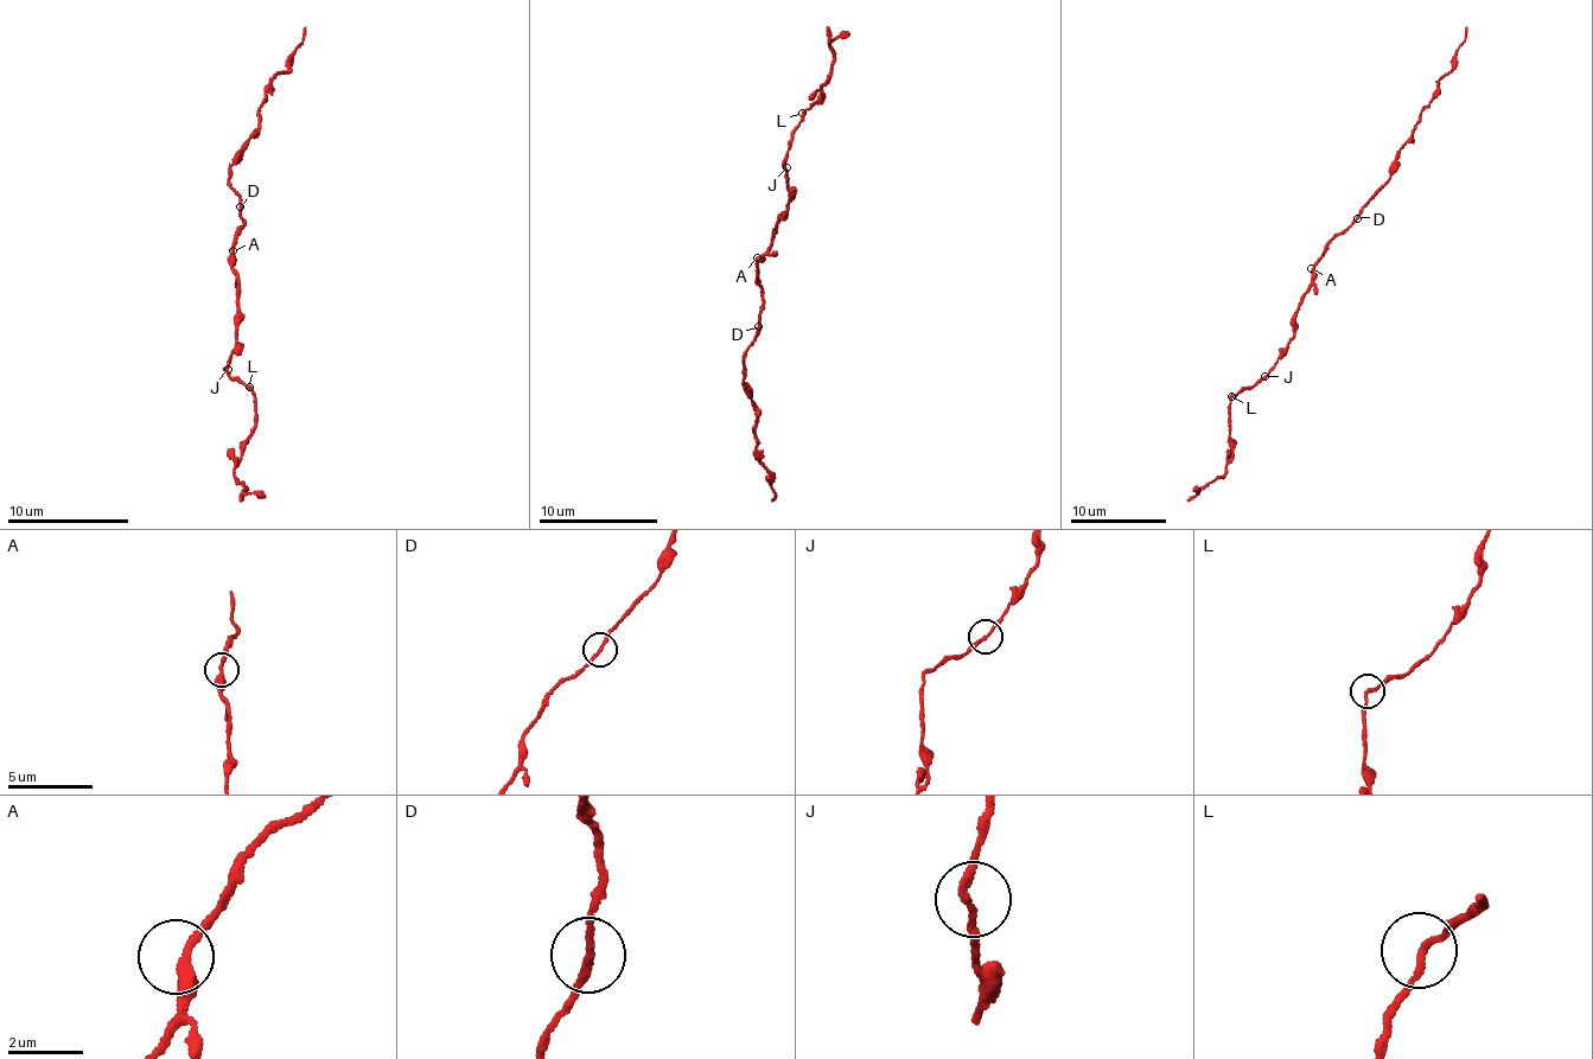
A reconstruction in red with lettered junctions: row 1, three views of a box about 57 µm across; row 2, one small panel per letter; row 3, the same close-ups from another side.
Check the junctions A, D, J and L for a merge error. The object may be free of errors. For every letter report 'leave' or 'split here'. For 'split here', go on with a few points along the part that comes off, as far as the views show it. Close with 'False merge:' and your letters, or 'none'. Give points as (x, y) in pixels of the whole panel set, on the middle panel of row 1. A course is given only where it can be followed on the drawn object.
A: leave
D: leave
J: leave
L: leave
False merge: none

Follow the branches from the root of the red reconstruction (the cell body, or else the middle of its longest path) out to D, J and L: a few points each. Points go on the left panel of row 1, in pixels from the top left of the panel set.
D: (234, 255), (236, 235), (246, 223), (239, 214), (241, 208)
J: (234, 255), (239, 282), (237, 343), (228, 369)
L: (234, 255), (239, 282), (237, 343), (224, 368), (231, 377), (249, 387)

